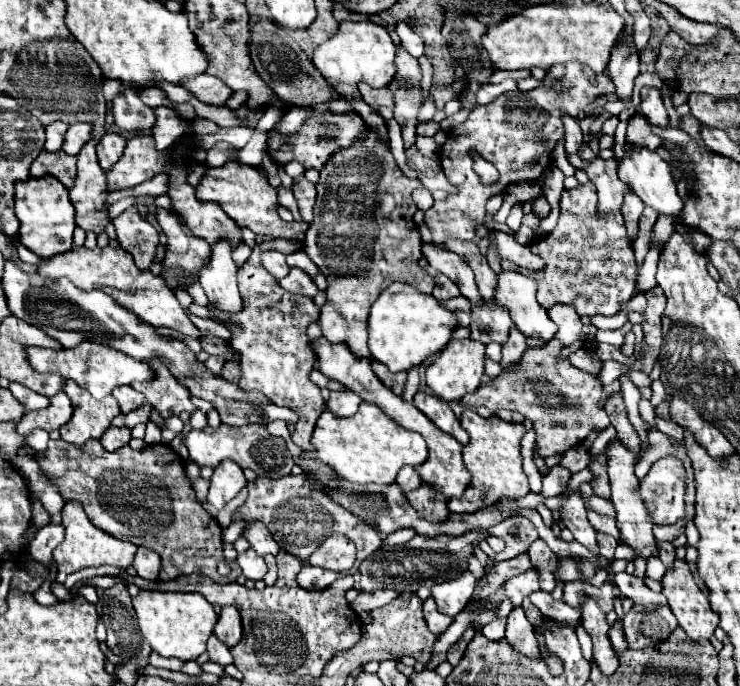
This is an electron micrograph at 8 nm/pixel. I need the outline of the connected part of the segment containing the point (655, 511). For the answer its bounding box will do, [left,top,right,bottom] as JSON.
[642,457,686,525]

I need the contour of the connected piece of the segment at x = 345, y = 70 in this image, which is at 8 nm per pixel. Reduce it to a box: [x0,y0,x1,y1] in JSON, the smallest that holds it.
[312,21,396,87]

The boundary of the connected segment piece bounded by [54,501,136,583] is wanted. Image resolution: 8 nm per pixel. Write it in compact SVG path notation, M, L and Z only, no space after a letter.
M66 501L64 509L62 509L62 525L66 529L66 537L64 541L54 549L54 561L58 565L58 575L56 581L64 583L64 579L74 573L80 571L84 567L94 567L94 565L114 565L114 567L130 567L134 561L134 553L136 553L136 545L130 541L120 541L116 537L110 537L108 533L104 533L102 529L94 527L82 505L78 505L78 501Z

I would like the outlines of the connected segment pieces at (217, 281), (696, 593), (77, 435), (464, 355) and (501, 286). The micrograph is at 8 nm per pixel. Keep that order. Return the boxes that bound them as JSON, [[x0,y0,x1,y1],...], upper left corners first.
[[200,239,242,311],[662,559,718,641],[60,379,120,445],[426,339,484,401],[494,271,556,341]]

